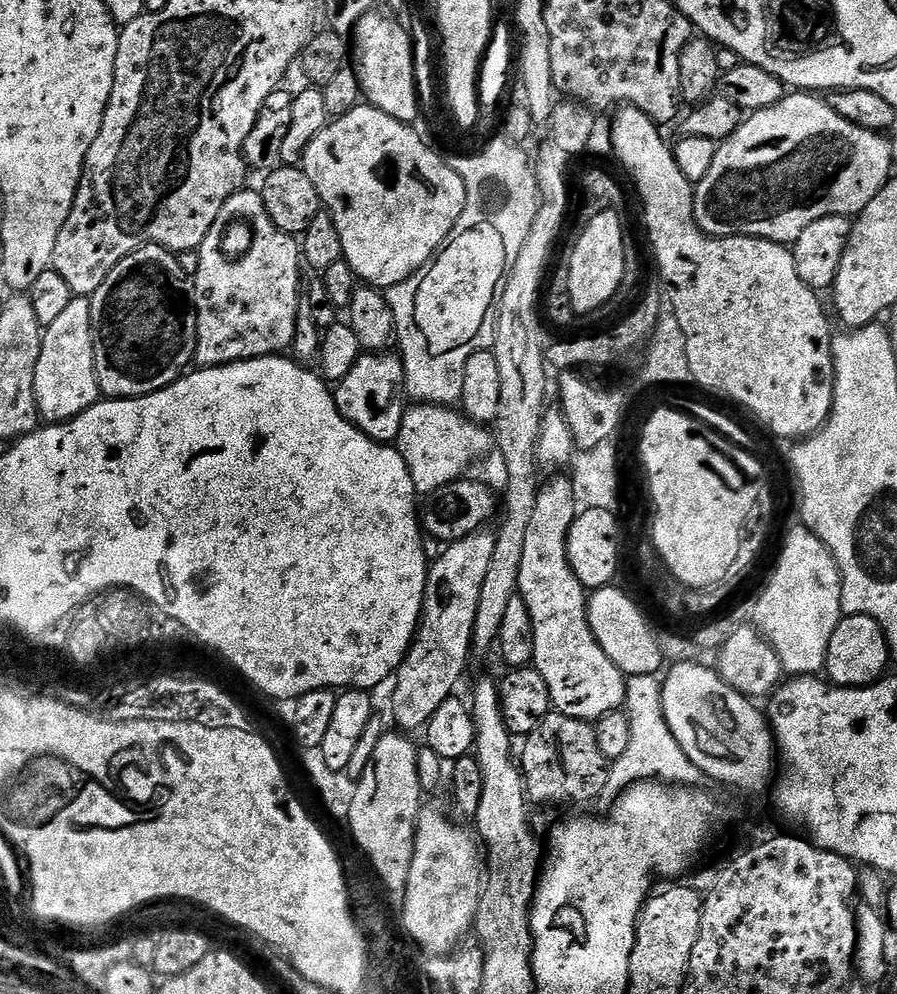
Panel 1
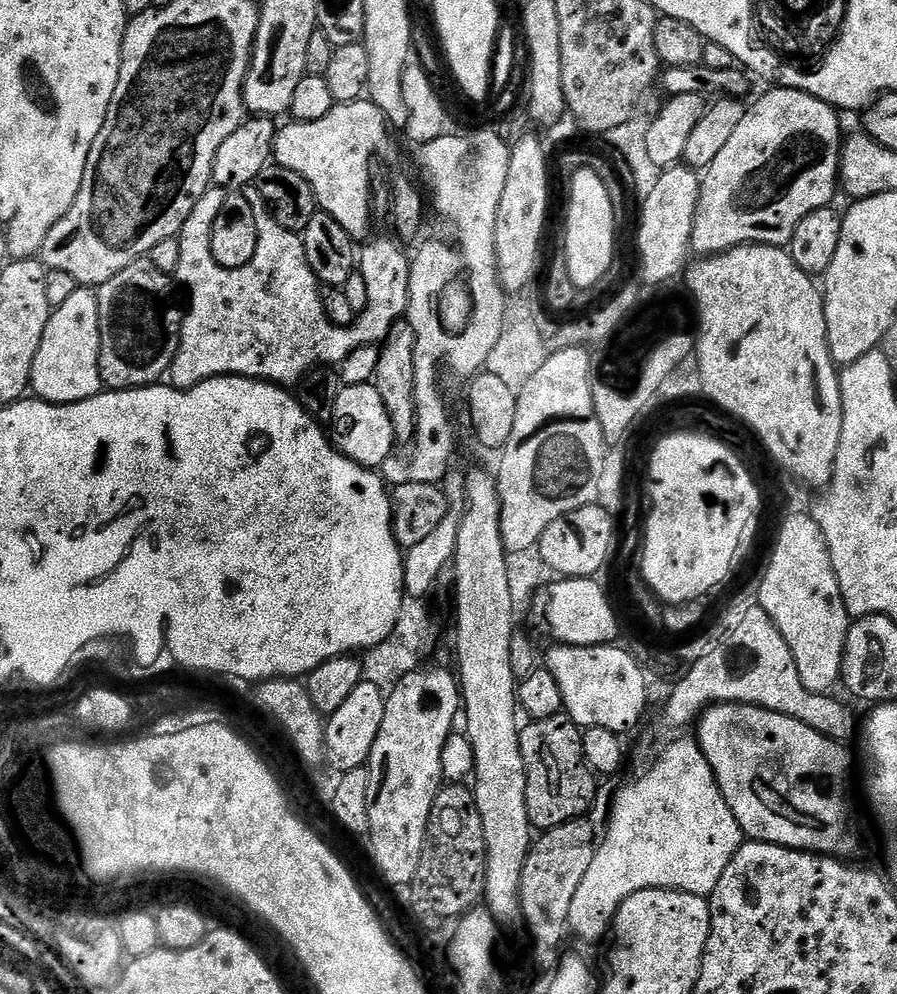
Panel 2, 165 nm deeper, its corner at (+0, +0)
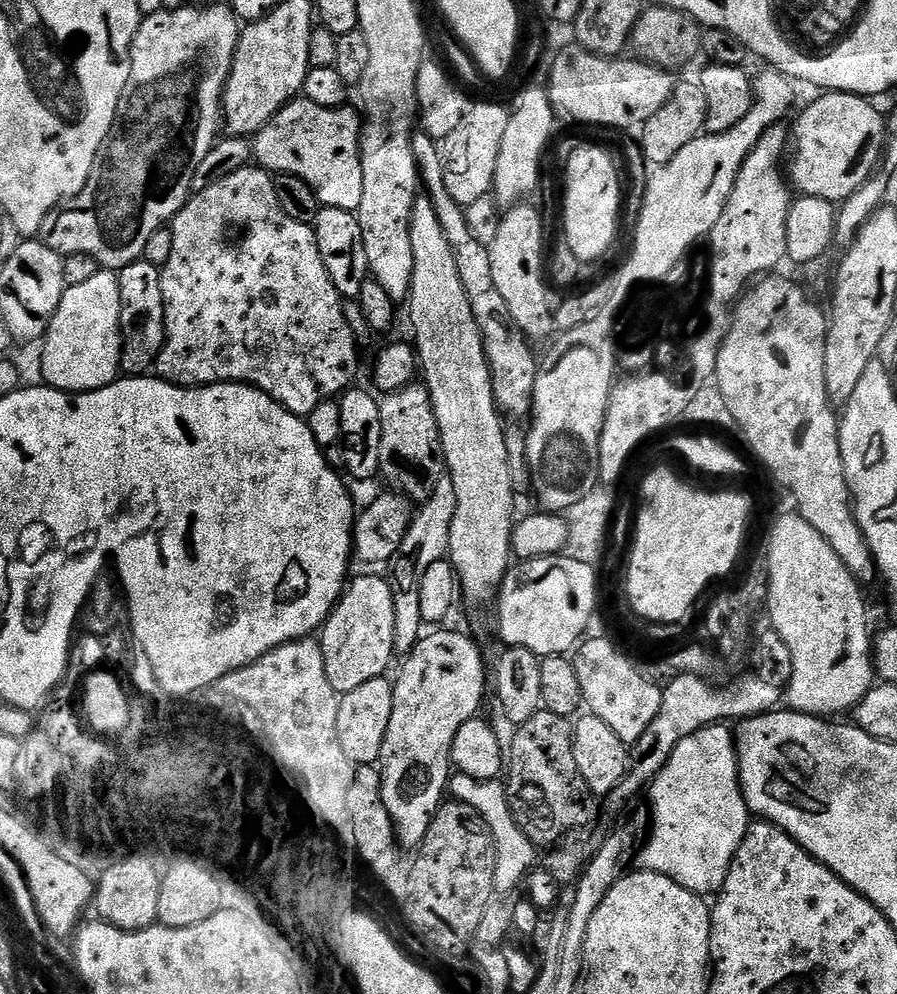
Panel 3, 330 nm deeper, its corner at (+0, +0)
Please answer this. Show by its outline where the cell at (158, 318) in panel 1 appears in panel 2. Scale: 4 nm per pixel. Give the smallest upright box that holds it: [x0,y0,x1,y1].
[99,258,182,389]

